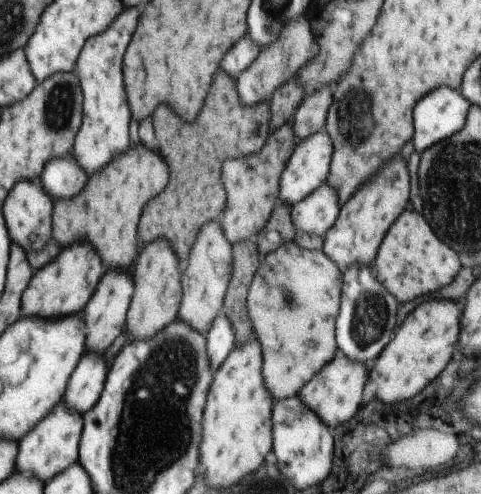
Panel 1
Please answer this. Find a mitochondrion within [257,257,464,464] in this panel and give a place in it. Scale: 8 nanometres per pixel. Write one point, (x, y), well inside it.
(370, 320)

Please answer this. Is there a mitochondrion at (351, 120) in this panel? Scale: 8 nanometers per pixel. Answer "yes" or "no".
yes

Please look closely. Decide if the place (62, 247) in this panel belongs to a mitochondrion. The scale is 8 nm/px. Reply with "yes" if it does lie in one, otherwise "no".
no

